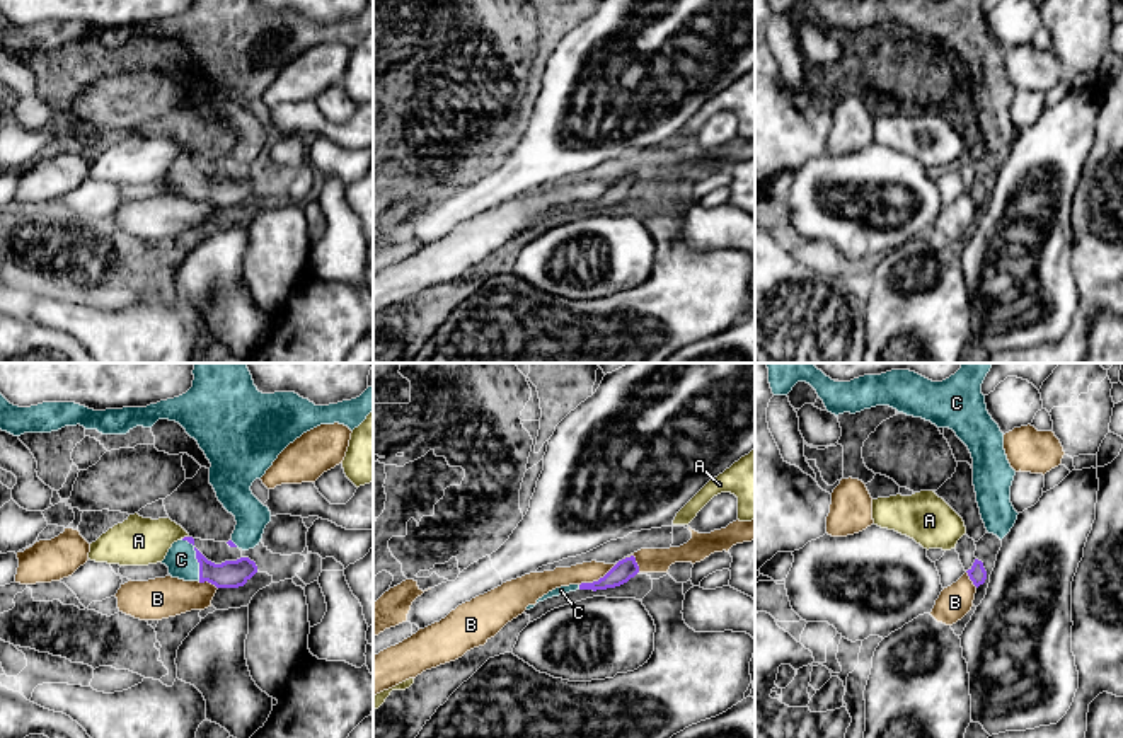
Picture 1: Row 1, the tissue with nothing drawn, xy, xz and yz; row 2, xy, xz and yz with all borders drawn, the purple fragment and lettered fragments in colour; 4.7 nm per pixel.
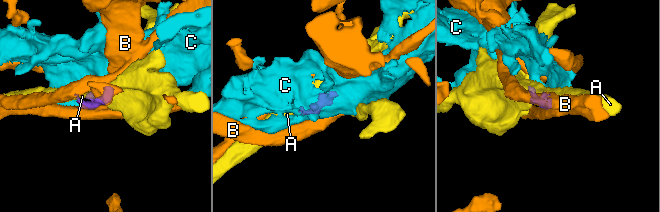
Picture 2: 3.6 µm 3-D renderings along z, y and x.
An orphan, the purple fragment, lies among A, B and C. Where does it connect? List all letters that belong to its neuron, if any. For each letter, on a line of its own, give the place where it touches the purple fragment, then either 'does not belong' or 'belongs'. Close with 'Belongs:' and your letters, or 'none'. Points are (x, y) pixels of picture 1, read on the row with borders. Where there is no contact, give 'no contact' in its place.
A: xy (184, 537) | does not belong
B: xz (600, 578) | does not belong
C: xy (196, 558) | belongs
Belongs: C

